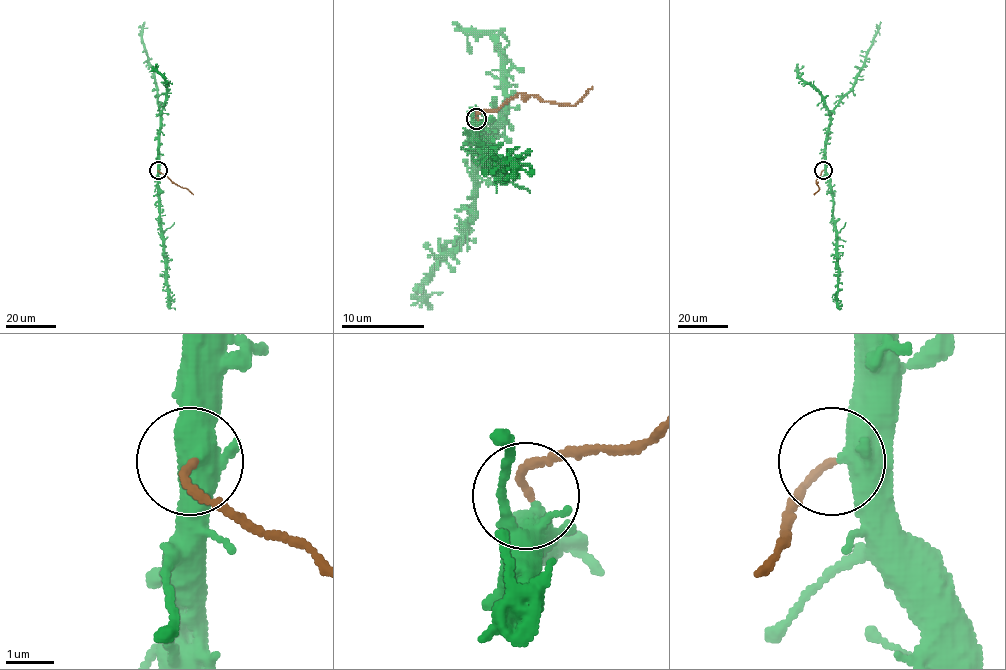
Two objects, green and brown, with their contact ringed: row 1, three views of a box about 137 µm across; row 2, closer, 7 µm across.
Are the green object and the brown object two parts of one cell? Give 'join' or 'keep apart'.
keep apart

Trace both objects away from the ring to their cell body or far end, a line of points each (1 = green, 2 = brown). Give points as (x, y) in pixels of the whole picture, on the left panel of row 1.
1: (158, 170), (158, 89), (154, 70), (142, 41), (144, 21)
2: (158, 170), (193, 194)

